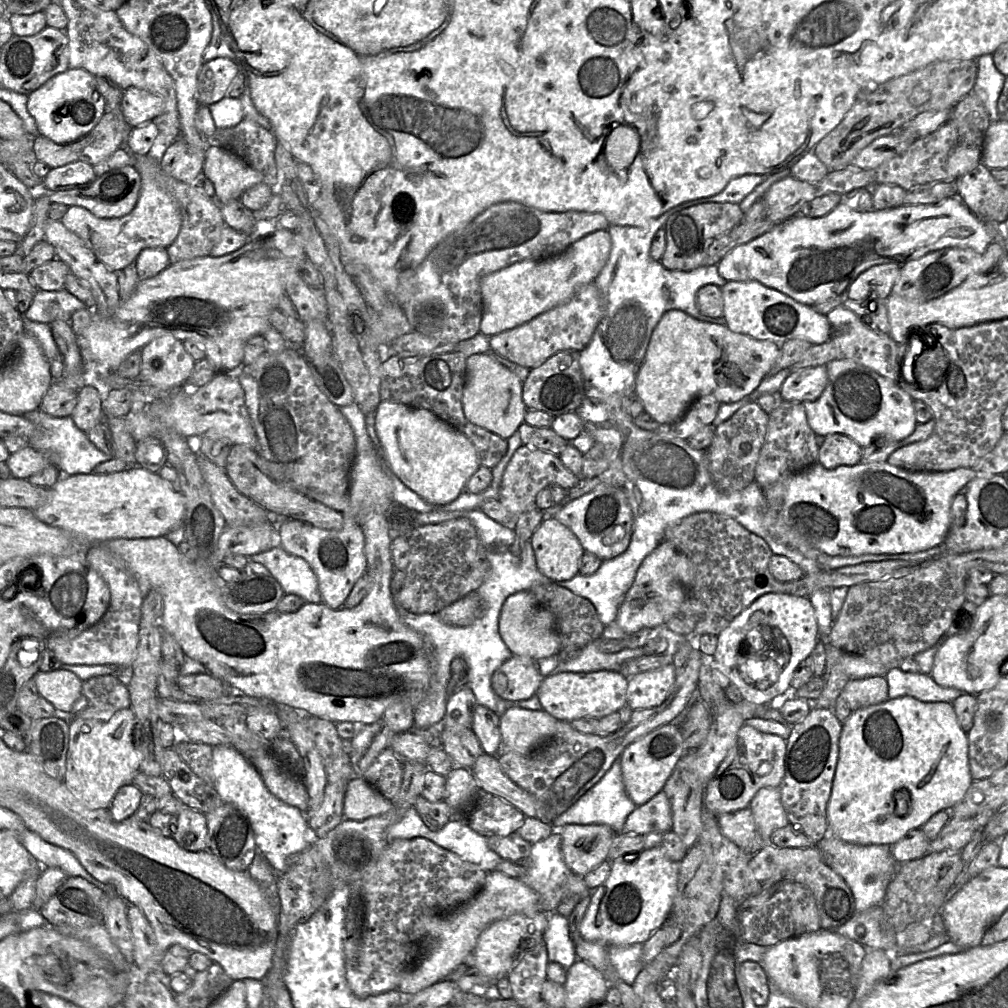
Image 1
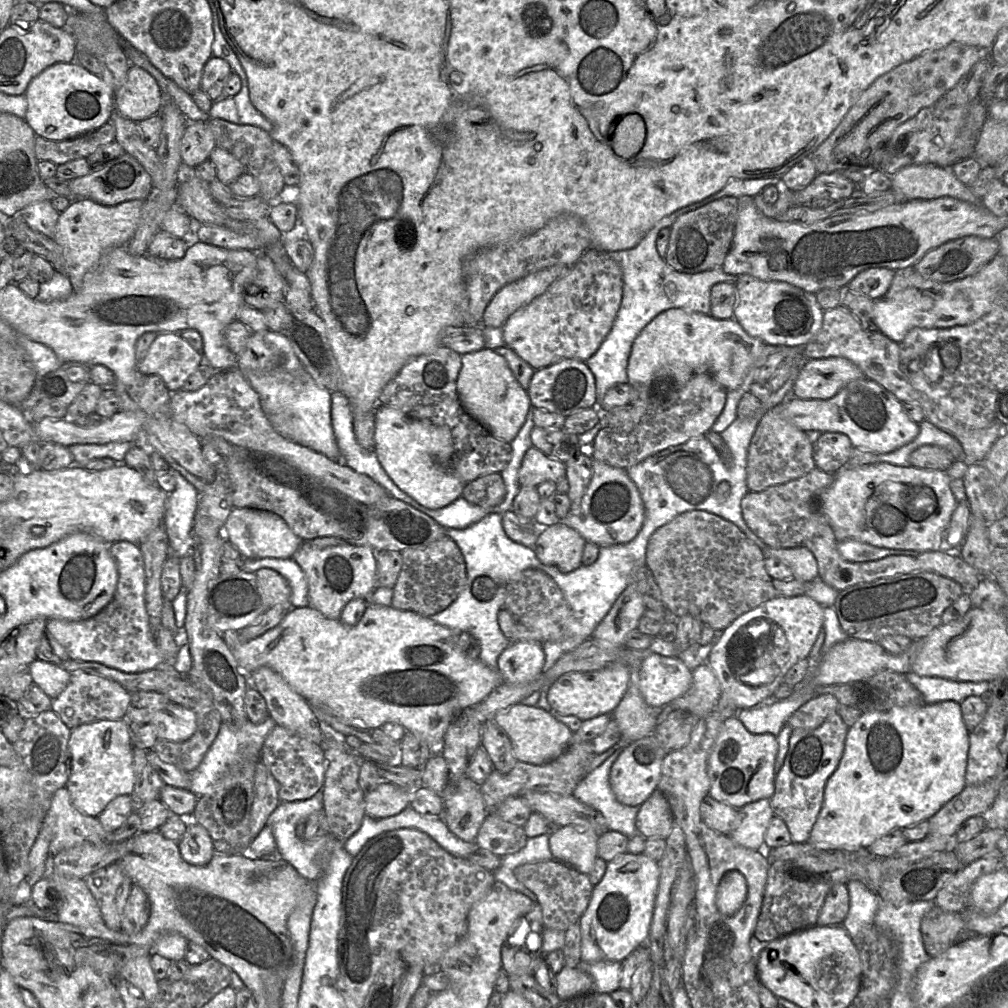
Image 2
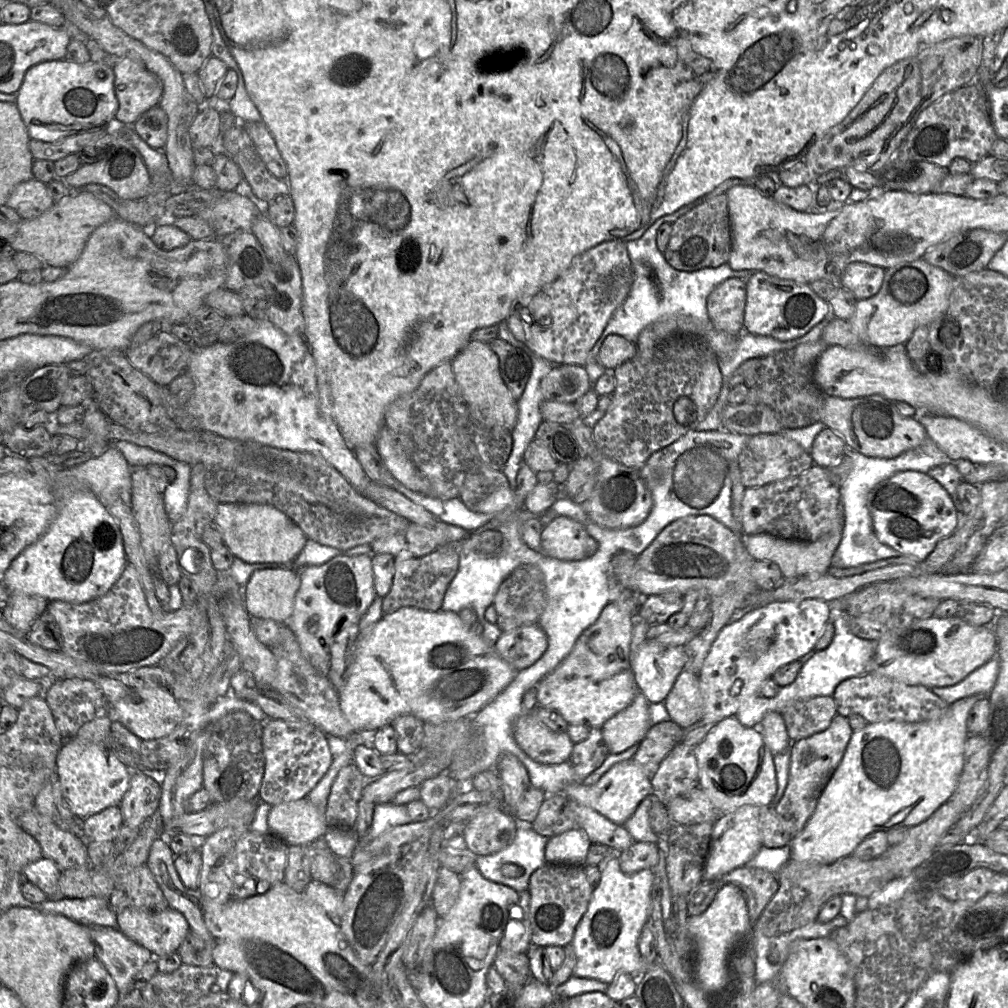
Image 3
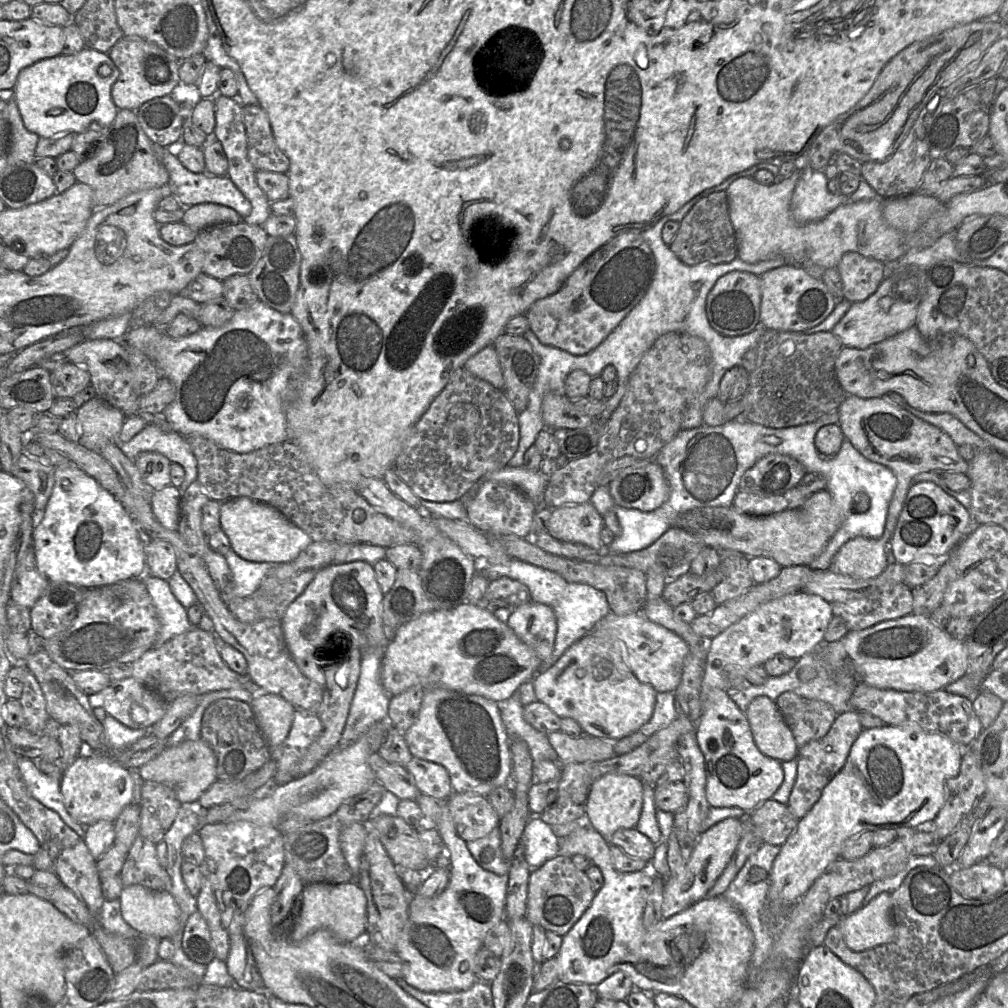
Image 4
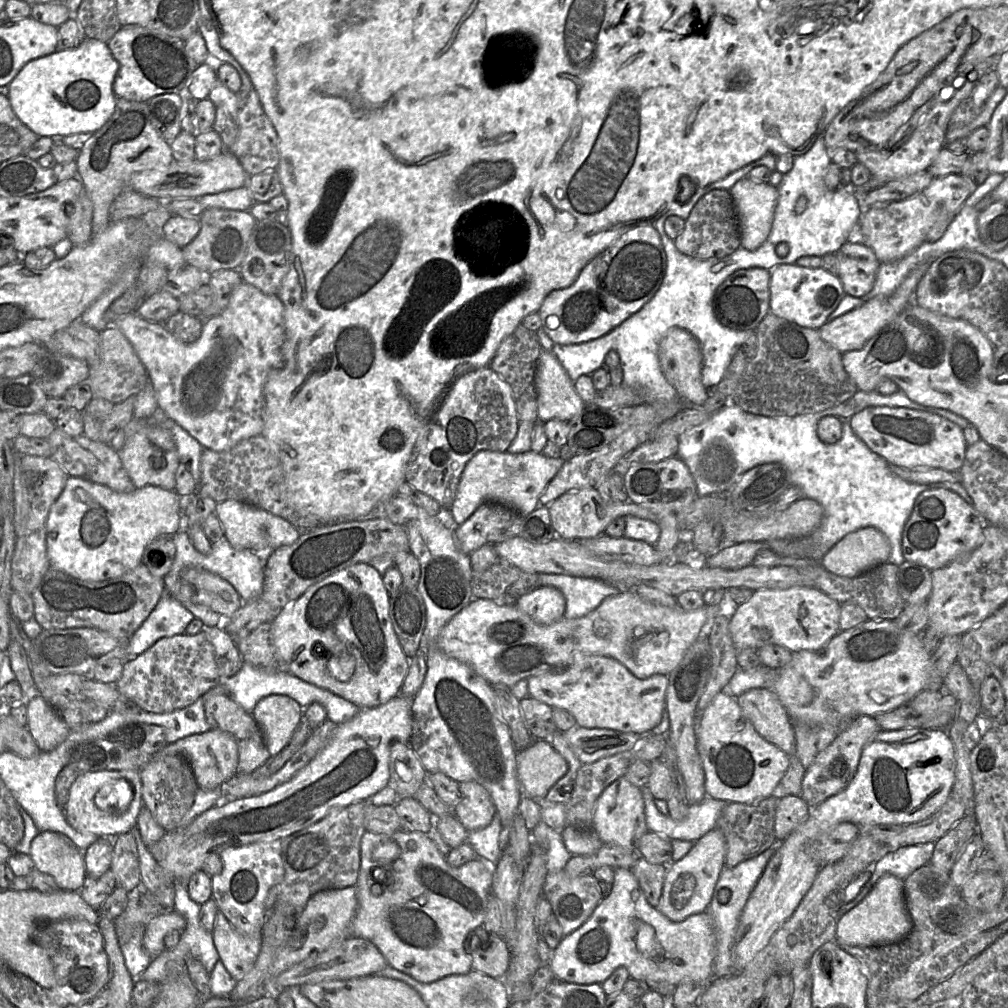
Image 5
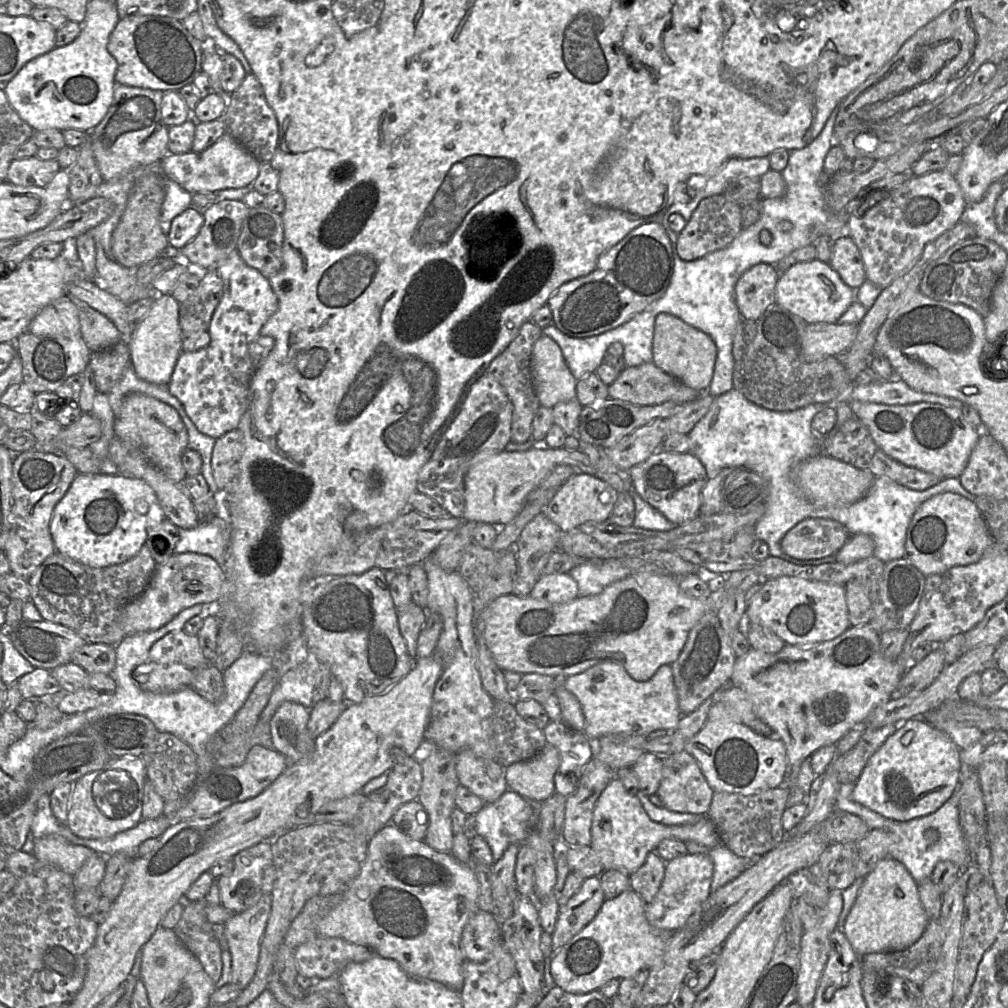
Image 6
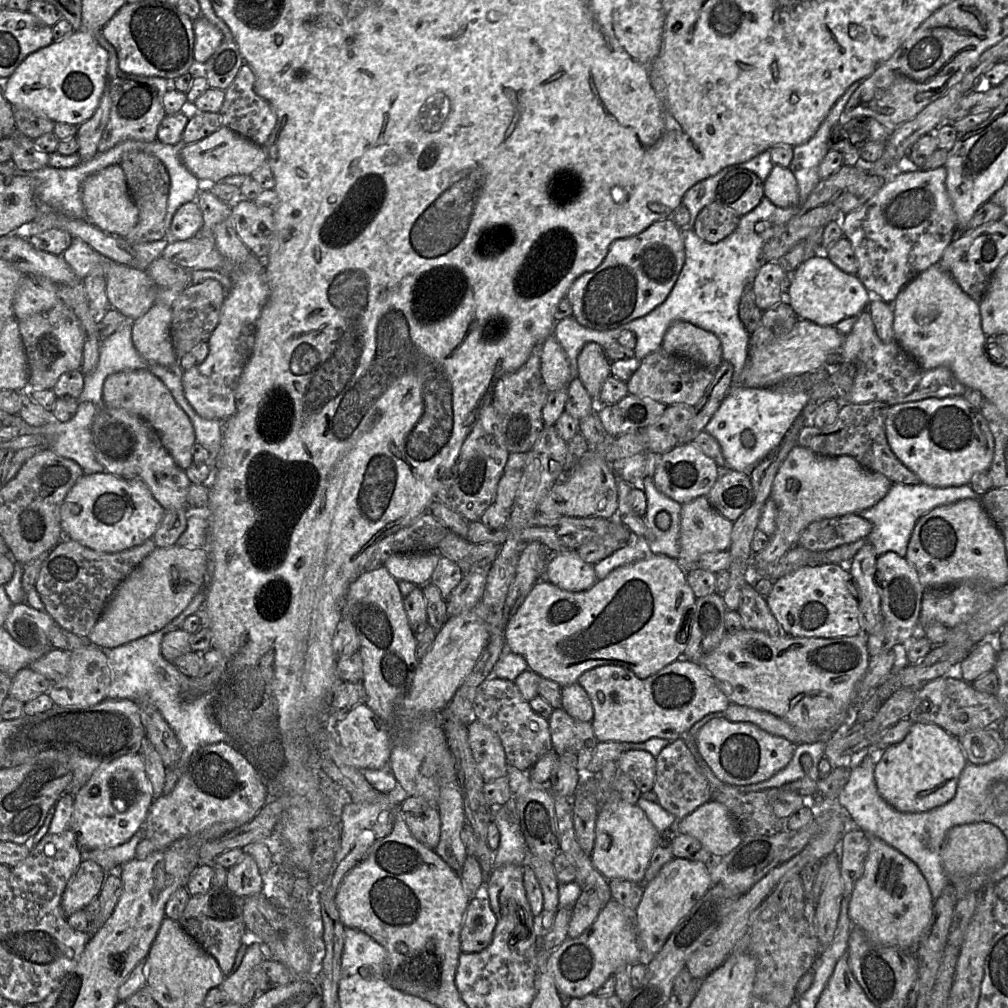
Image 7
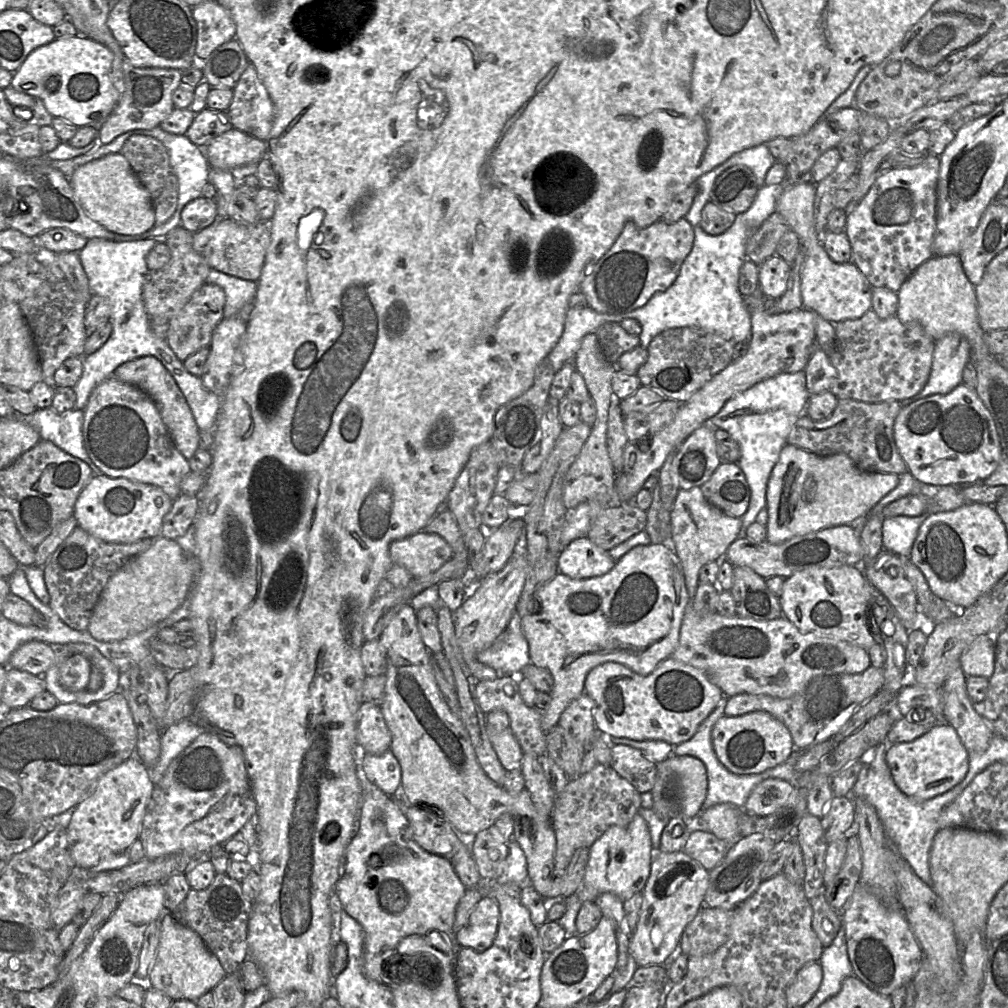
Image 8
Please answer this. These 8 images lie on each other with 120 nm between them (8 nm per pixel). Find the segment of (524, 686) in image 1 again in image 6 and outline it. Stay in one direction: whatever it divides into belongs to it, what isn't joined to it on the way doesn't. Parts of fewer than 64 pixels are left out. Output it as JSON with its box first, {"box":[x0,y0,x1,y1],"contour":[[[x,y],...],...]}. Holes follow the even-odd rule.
{"box":[530,573,578,604],"contour":[[[555,573],[542,577],[530,592],[530,597],[550,603],[563,604],[578,597],[578,586],[569,573]]]}

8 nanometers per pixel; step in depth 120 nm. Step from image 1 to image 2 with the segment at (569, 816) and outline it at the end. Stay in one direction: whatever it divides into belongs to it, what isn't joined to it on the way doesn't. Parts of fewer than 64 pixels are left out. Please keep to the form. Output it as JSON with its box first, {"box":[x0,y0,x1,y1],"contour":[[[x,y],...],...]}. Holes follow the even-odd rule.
{"box":[572,749,639,838],"contour":[[[622,749],[616,750],[598,768],[581,780],[572,796],[593,808],[604,818],[606,831],[616,831],[631,838],[638,834],[635,820],[639,807],[620,803],[609,783],[610,769],[621,751]]]}

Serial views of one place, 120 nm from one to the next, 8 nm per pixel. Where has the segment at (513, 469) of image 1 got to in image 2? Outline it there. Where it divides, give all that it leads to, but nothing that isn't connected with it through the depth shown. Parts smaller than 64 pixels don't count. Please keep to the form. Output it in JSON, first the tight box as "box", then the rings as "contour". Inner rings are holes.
{"box":[518,446,566,488],"contour":[[[533,446],[526,451],[518,471],[520,487],[536,488],[544,481],[555,483],[561,477],[566,477],[564,463],[548,457]]]}

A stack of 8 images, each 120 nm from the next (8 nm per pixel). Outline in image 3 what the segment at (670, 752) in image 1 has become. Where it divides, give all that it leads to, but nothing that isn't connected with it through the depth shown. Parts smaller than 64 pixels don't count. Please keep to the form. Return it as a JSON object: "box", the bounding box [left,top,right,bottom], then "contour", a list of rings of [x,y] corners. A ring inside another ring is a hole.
{"box":[559,758,652,826],"contour":[[[631,758],[614,764],[593,785],[569,784],[559,793],[567,795],[581,805],[592,808],[613,823],[623,826],[643,799],[652,795],[652,783],[644,768]]]}

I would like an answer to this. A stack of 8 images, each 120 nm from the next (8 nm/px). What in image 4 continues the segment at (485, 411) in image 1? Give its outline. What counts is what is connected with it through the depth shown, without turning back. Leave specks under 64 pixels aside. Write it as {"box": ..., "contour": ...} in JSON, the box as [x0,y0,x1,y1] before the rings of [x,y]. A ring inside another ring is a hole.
{"box":[463,345,504,390],"contour":[[[493,345],[486,346],[469,358],[463,368],[495,388],[504,390],[504,380]]]}

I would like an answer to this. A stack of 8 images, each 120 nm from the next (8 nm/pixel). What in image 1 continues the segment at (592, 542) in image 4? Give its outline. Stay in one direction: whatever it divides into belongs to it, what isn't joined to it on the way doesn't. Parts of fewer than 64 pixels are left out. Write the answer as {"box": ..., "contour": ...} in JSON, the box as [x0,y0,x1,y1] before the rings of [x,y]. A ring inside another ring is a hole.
{"box":[529,519,584,581],"contour":[[[544,519],[529,540],[536,566],[546,577],[564,581],[579,573],[584,549],[571,530],[557,519]]]}

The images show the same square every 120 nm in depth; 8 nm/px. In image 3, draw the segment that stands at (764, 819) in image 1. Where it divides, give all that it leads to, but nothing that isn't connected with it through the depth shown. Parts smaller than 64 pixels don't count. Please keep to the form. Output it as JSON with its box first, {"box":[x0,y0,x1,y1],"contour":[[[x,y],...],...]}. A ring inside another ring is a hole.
{"box":[703,805,763,881],"contour":[[[745,805],[720,815],[713,824],[711,845],[704,865],[703,881],[719,881],[733,869],[746,865],[763,846],[759,806]]]}

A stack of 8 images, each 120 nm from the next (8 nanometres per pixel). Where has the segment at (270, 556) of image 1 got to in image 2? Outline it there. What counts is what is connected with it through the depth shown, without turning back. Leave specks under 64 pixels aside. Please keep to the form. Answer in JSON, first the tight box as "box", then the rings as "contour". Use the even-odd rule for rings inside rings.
{"box":[243,558,309,607],"contour":[[[293,558],[244,559],[243,572],[255,573],[262,568],[269,568],[282,575],[291,588],[289,599],[291,607],[309,606],[308,582],[305,573]]]}

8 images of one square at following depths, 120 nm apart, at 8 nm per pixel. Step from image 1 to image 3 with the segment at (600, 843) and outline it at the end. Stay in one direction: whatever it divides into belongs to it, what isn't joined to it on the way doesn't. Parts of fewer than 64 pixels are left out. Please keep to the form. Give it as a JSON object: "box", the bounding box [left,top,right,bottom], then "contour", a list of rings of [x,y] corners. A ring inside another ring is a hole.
{"box":[545,828,591,867],"contour":[[[579,828],[550,837],[545,846],[546,863],[571,864],[584,867],[591,843],[586,833]]]}

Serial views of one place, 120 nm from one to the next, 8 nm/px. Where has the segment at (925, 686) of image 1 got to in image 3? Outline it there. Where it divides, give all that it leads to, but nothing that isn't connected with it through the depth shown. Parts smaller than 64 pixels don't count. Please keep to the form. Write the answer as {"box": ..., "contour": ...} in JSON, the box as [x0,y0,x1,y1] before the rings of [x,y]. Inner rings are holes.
{"box":[932,655,999,705],"contour":[[[997,655],[978,667],[961,682],[946,687],[933,687],[932,692],[949,705],[963,698],[981,694],[988,695],[995,685],[999,673]]]}

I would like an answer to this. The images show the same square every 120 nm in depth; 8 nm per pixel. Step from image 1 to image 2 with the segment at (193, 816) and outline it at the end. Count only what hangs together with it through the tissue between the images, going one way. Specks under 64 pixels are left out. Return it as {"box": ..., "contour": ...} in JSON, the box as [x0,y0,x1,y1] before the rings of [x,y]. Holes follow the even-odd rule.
{"box":[178,820,214,866],"contour":[[[193,820],[188,823],[178,846],[183,860],[195,866],[206,865],[214,854],[213,843],[208,831]]]}

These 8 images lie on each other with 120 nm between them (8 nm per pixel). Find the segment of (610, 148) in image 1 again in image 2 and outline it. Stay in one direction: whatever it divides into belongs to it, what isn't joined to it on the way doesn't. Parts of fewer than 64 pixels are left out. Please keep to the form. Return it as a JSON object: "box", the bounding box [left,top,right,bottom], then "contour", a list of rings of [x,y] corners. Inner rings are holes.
{"box":[611,114,646,160],"contour":[[[628,114],[620,119],[613,131],[611,148],[624,160],[634,158],[642,149],[646,137],[645,123],[638,114]]]}

